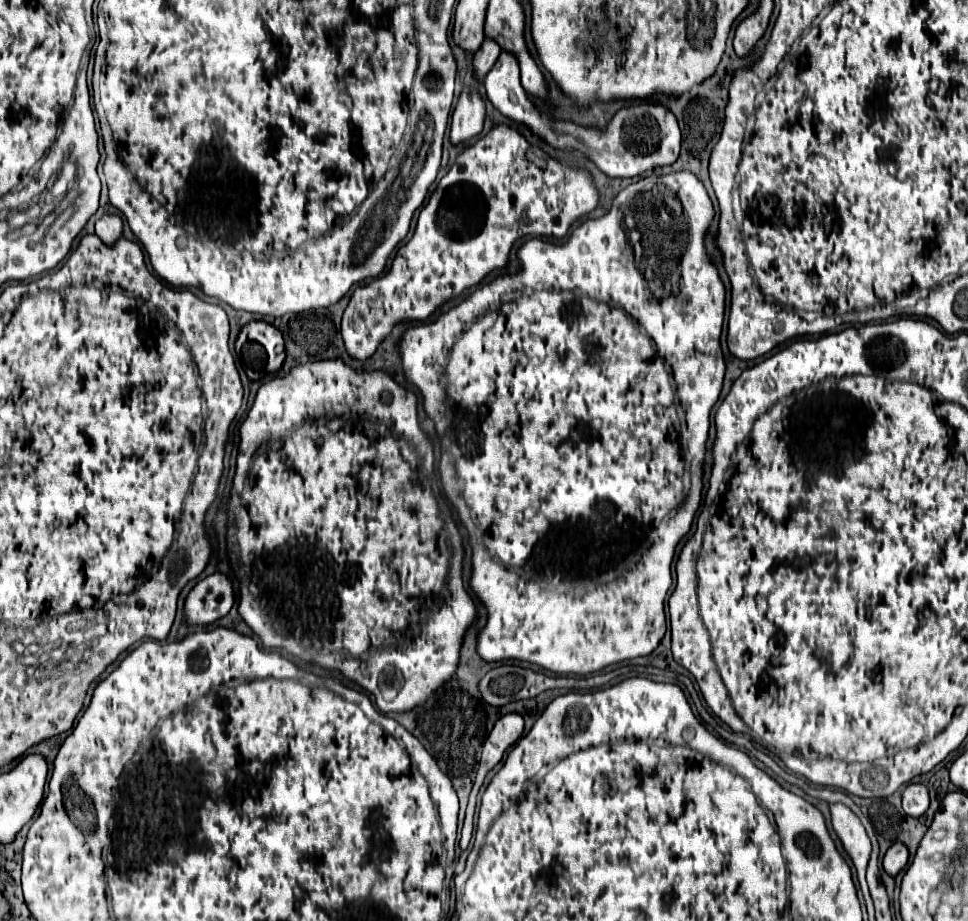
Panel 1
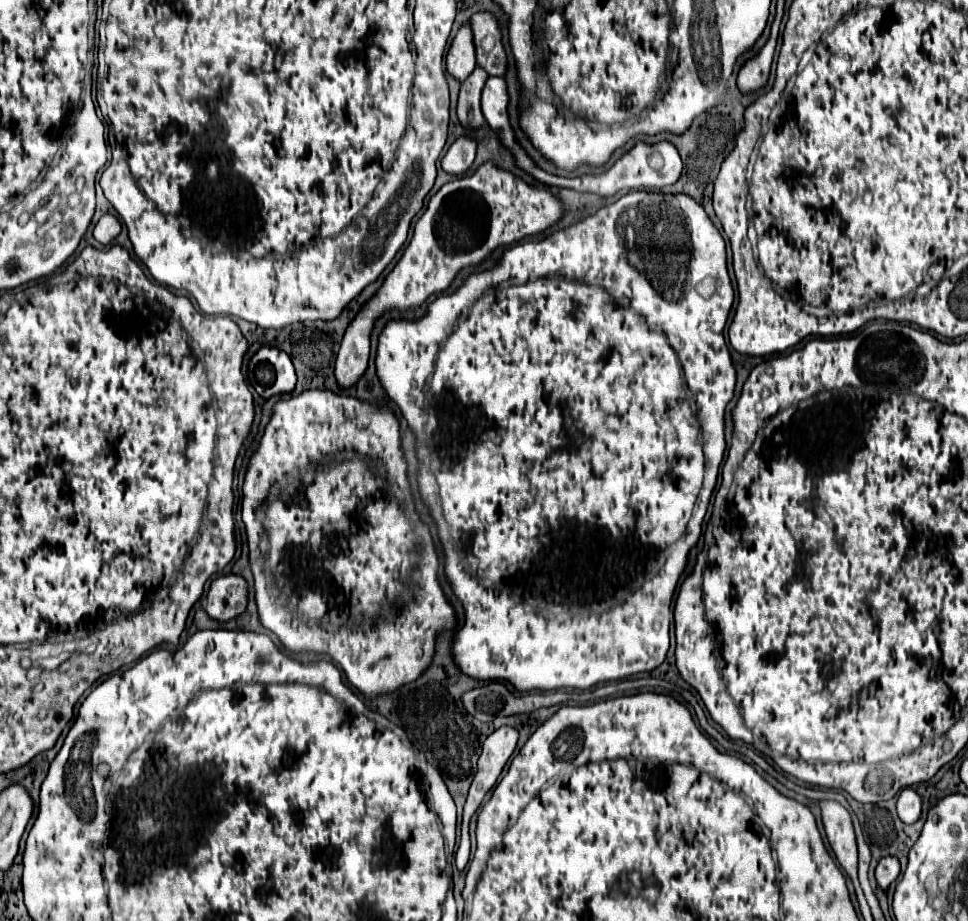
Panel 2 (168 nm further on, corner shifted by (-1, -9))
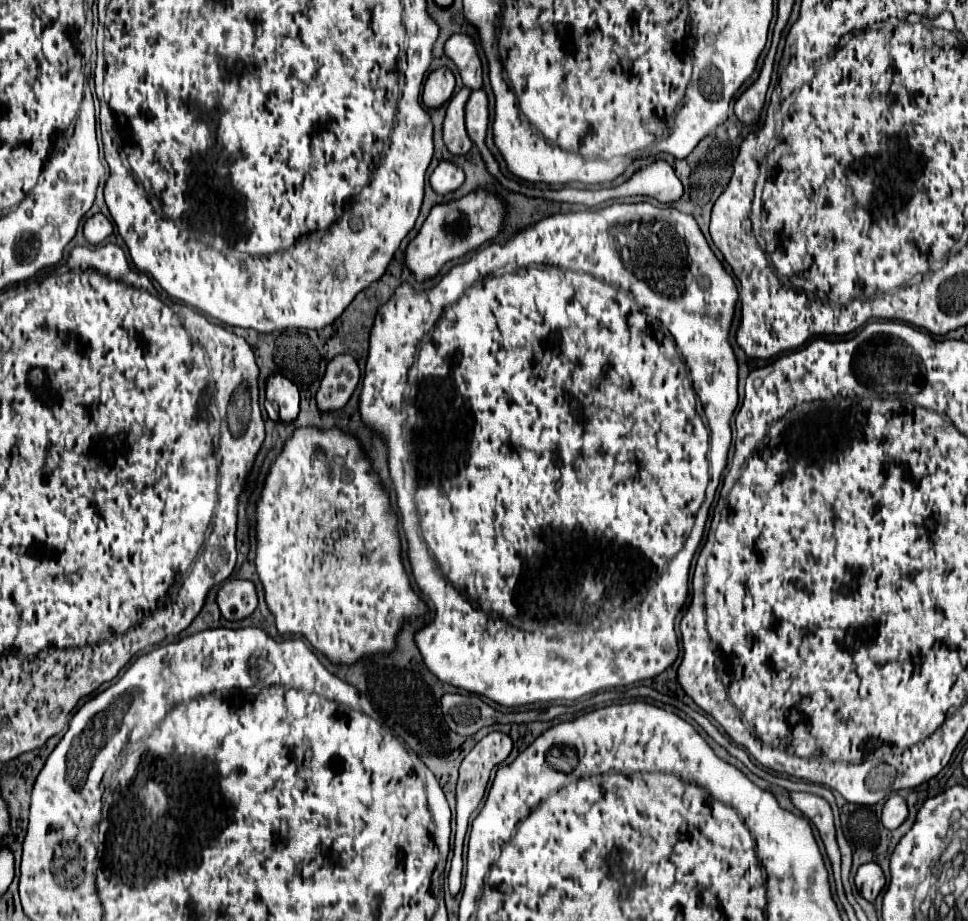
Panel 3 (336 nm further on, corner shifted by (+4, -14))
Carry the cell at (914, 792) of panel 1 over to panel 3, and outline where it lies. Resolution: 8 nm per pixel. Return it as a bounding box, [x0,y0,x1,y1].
[882,795,908,829]

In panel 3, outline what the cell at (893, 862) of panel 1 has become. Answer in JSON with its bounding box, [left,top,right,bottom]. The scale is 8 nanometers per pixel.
[854,863,886,901]

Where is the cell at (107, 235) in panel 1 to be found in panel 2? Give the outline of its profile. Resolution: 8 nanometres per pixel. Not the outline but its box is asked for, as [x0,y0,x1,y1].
[93,214,121,244]

